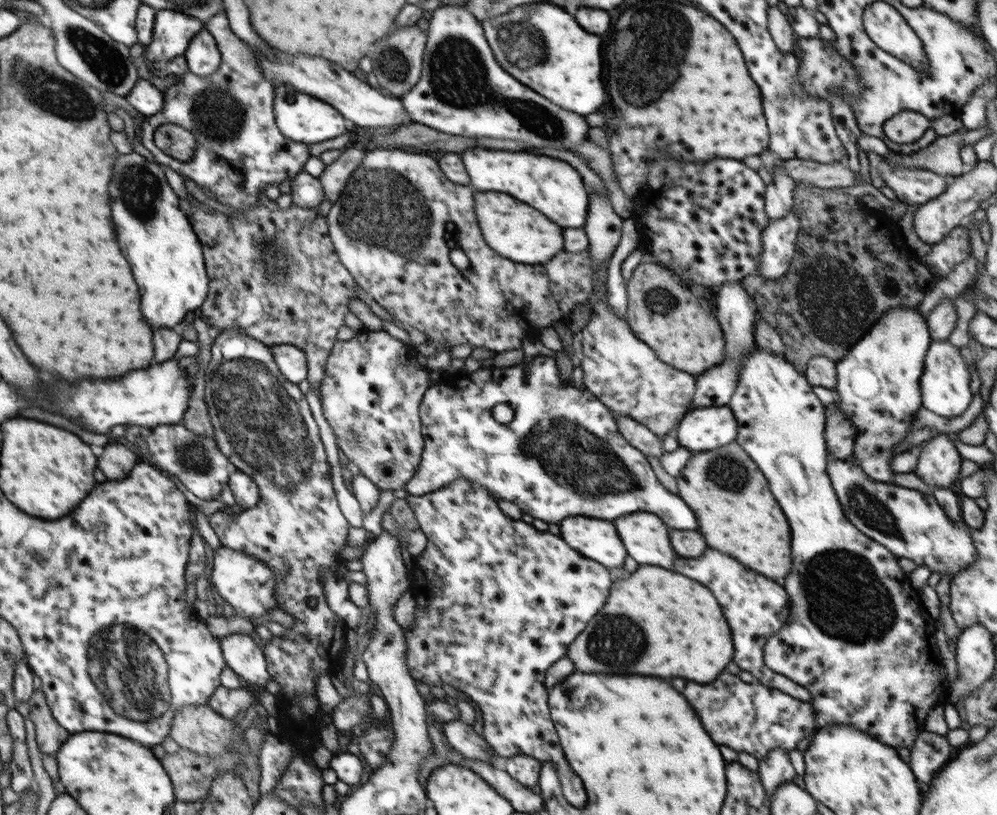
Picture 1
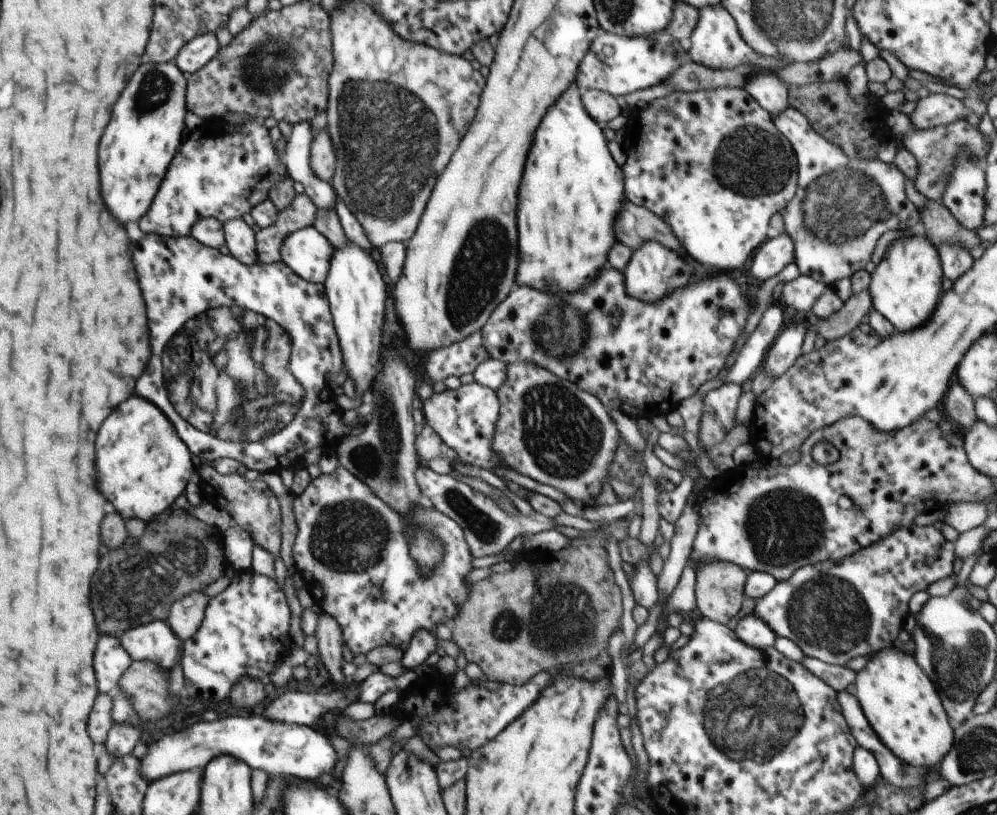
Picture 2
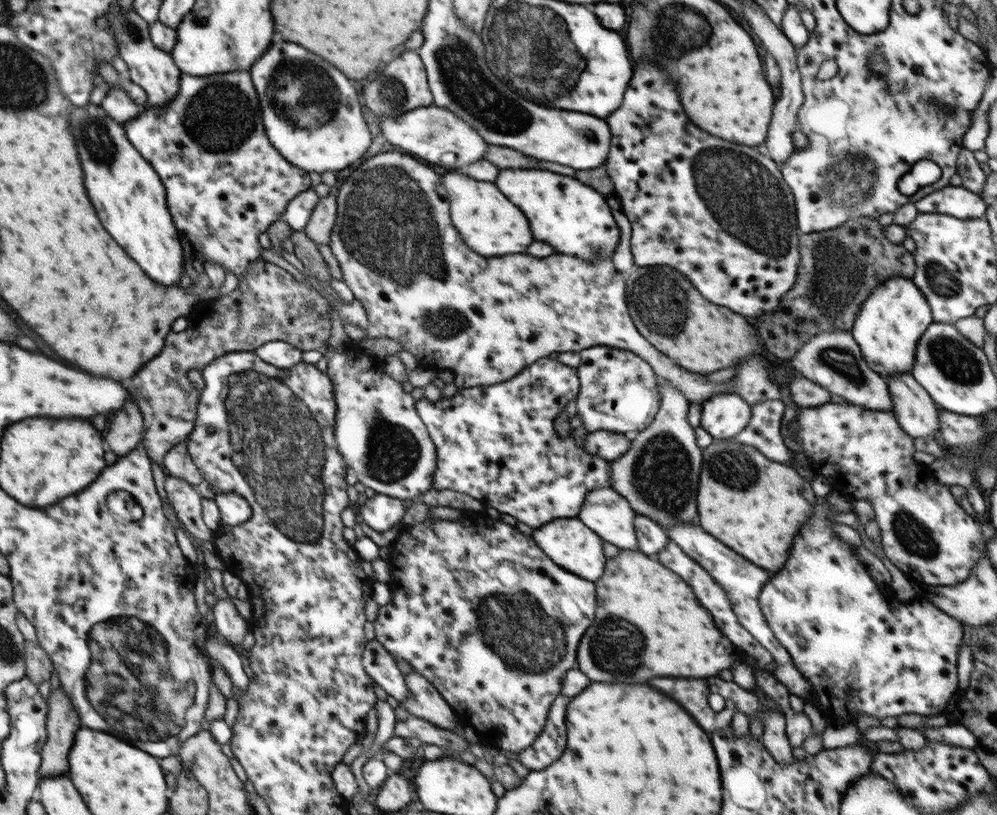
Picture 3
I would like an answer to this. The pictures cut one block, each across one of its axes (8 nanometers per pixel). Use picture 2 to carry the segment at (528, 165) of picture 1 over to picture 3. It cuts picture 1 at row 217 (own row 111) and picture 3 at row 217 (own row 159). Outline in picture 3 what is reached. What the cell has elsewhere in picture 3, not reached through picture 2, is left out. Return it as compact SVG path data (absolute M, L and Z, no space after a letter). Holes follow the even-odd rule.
M506 168L500 170L494 184L512 204L518 204L518 208L522 208L522 212L528 216L534 238L548 242L554 247L554 252L580 257L586 261L614 255L620 240L620 227L606 203L606 196L580 182L580 179L554 174L548 170Z

